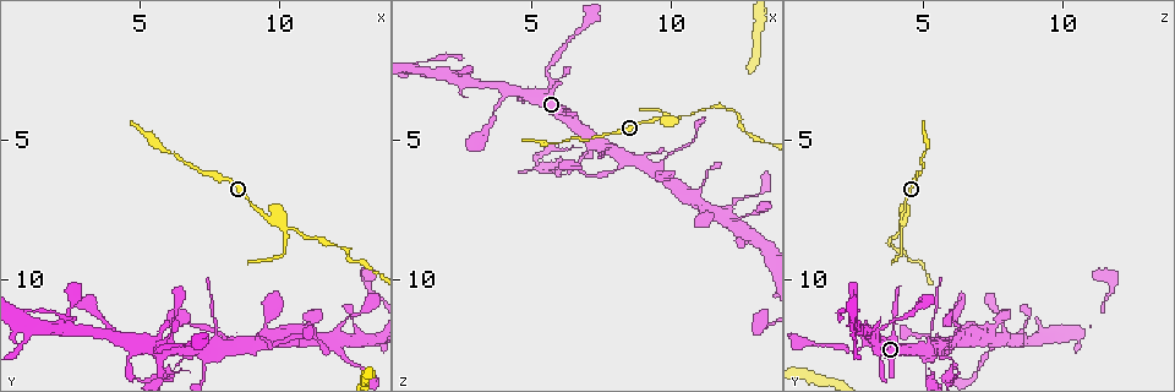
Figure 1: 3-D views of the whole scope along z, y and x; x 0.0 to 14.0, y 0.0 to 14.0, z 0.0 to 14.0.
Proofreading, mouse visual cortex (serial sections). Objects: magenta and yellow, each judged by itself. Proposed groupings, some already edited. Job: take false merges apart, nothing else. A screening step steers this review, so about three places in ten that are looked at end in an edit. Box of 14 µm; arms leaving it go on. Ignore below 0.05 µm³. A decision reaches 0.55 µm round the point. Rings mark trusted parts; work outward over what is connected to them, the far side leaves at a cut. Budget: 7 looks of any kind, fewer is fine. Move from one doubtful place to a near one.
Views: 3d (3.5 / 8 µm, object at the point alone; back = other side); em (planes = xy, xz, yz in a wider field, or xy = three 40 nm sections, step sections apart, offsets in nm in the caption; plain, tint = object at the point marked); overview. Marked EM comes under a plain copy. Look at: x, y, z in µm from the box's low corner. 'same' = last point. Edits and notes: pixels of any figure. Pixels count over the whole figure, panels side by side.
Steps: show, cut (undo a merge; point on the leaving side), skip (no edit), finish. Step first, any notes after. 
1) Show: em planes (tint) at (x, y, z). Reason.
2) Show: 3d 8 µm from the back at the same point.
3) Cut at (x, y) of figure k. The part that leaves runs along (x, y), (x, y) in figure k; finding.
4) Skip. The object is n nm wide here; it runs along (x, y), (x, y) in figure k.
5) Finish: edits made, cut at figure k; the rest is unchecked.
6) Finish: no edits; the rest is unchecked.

Show: 3d 3.5 µm from the back at (8.4, 12.4, 5.7). Thin arm on a thick one.

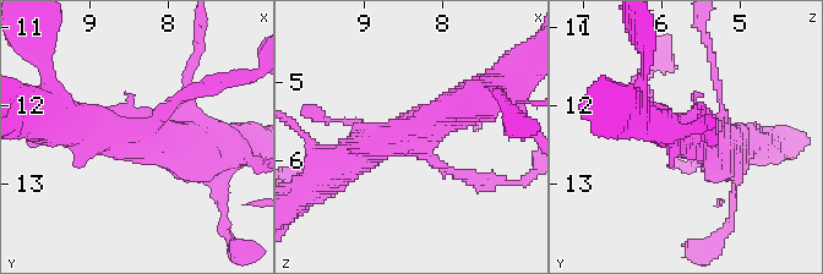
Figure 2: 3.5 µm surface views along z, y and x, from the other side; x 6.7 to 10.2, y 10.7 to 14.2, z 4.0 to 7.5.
Show: em planes (tint) at (8.40, 12.40, 5.65).

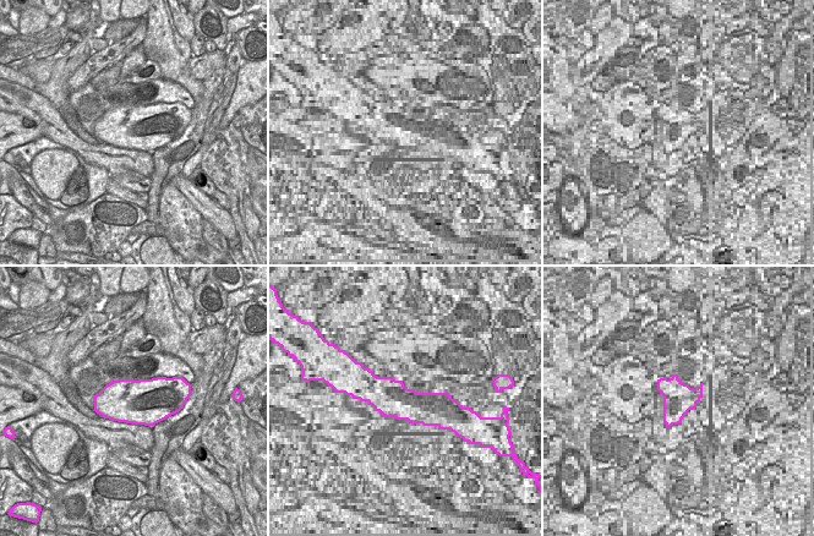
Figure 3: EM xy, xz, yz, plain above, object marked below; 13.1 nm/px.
Skip. It runs along (484, 96), (338, 162) in figure 2; one cell here.

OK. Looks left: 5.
Show: 3d 3.5 µm at (5.6, 12.5, 2.7).

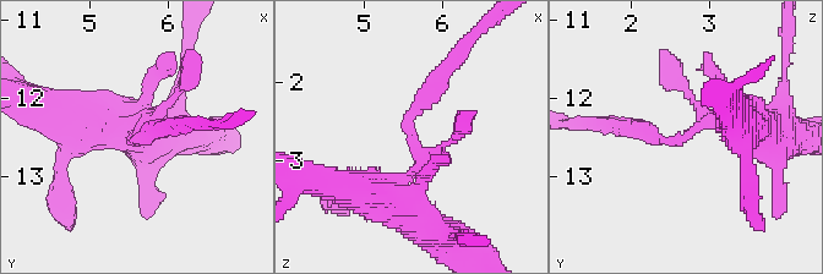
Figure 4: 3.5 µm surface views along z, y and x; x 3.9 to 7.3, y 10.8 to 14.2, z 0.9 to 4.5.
Show: em xy step 2 (tint) at (5.60, 12.45, 2.70). Now the EM.

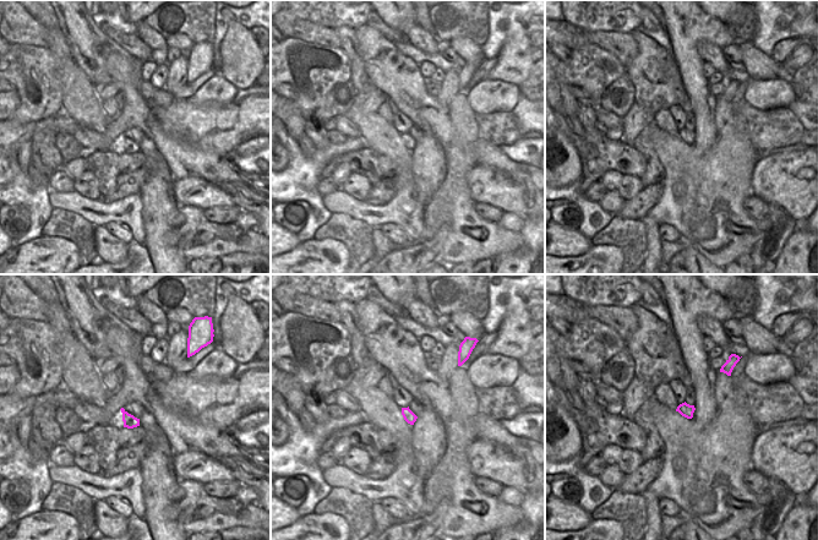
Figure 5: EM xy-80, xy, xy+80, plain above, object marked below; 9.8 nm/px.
Show: em xy step 3 (tint) at the same point.

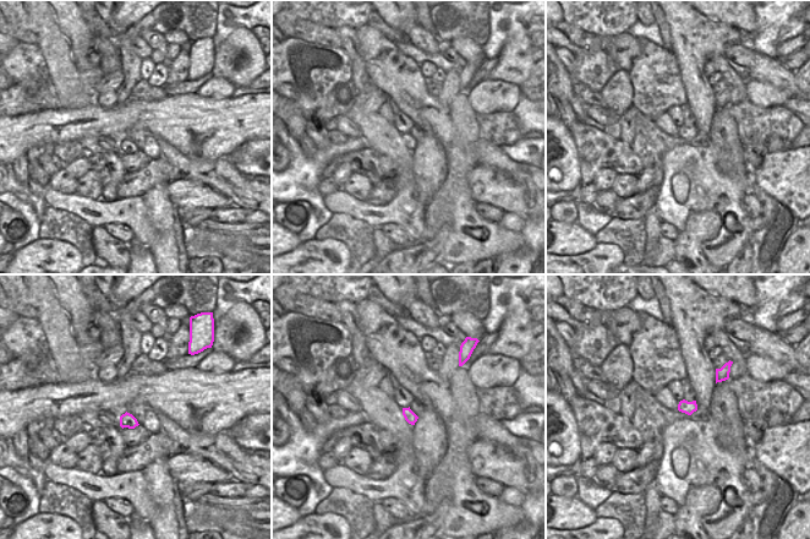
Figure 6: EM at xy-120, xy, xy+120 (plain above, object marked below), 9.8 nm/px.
Skip. It runs along (755, 130), (704, 121), (660, 141), (622, 126) in figure 4; one cell here.

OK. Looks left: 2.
Show: 3d 3.5 µm at (10.5, 8.2, 4.2). Thick turns thin.

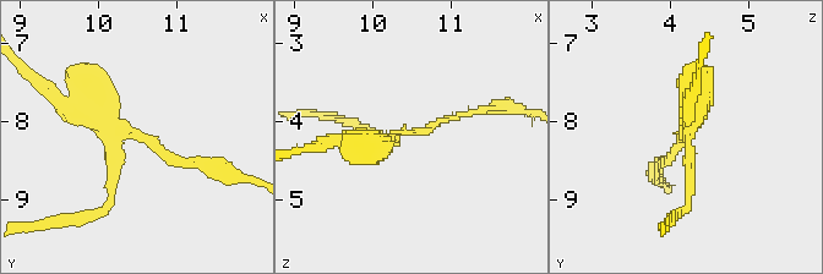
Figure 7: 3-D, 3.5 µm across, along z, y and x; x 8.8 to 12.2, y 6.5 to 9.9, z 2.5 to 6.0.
Show: em xy step 3 (tint) at (10.50, 8.15, 4.10). The arms are 100, 350 nm wide.

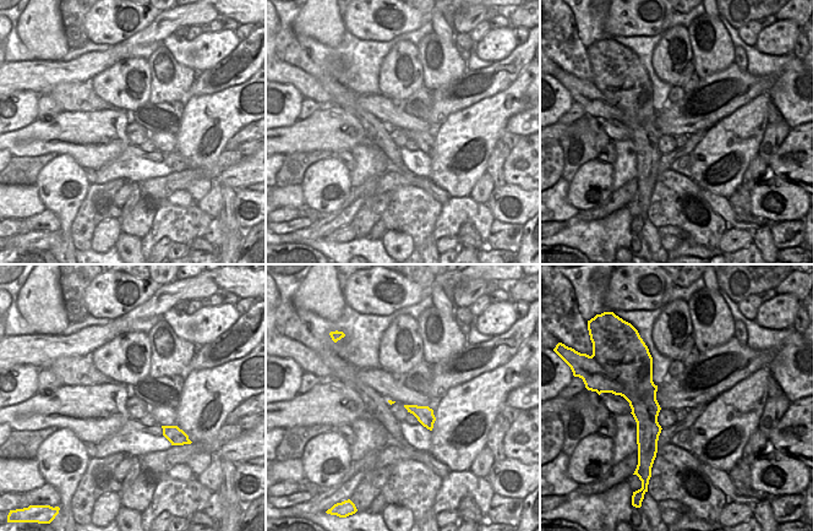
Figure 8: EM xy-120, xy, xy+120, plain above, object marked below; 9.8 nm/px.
Cut at (369, 149) of figure 7. The object is 170 nm wide here; a second cell is stuck on.

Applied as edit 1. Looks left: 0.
Finish: edits made, cut at figure 7; the rest is unchecked.

